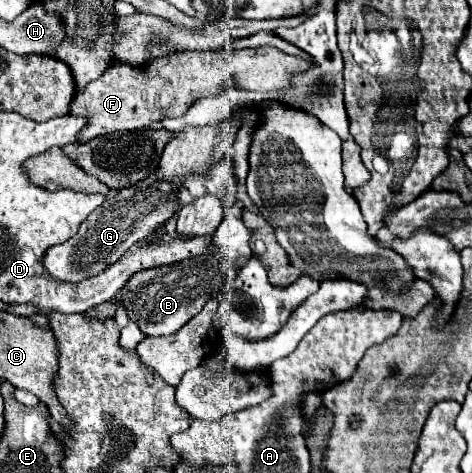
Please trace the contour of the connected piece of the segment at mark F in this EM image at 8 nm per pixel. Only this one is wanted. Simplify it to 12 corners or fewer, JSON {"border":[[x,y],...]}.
{"border":[[273,46],[109,66],[77,92],[77,142],[183,116],[227,82],[285,90],[311,62]]}

